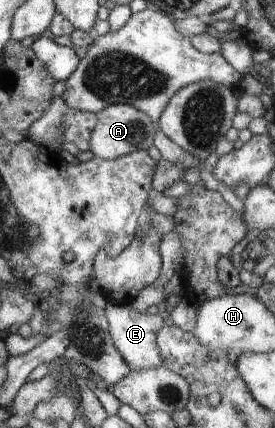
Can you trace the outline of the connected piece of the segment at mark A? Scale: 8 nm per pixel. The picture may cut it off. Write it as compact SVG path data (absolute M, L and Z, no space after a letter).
M112 104L96 112L98 123L93 127L89 141L89 150L97 158L118 159L137 149L148 150L153 143L154 122L143 111L129 104Z

